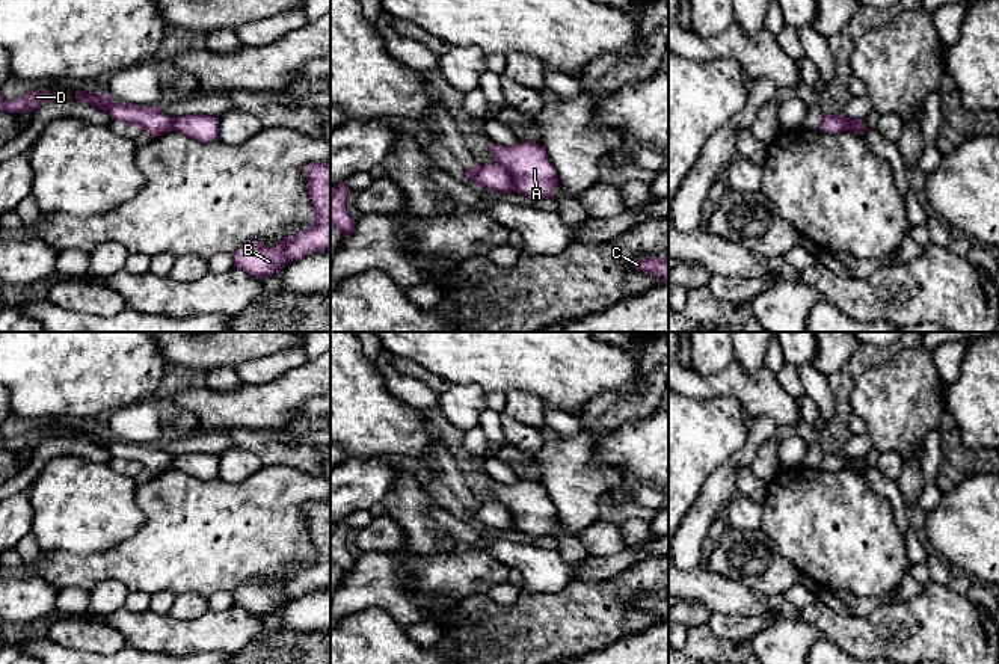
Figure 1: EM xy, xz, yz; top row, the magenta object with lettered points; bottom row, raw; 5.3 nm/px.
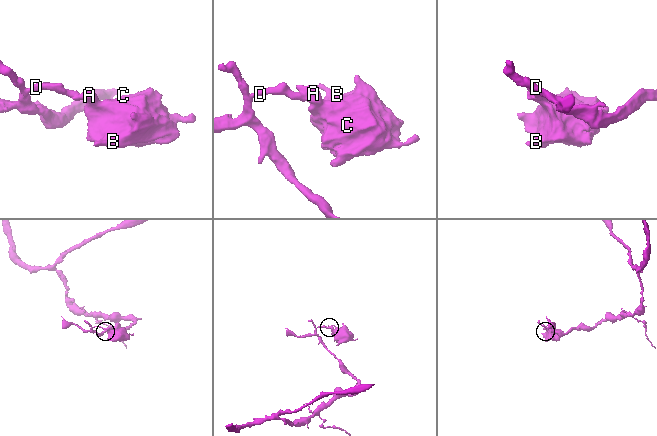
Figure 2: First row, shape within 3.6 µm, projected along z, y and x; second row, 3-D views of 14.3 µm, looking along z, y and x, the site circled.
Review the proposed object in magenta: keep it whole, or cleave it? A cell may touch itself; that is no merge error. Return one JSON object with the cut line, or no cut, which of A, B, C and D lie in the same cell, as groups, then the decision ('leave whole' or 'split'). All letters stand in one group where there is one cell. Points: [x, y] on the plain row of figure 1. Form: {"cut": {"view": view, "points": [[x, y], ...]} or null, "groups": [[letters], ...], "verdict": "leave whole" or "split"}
{"cut": {"view": "xz", "points": [[497, 500], [509, 510], [513, 527]]}, "groups": [["A", "B", "C"], ["D"]], "verdict": "split"}

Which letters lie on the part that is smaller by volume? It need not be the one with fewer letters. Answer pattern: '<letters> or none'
A, B, C

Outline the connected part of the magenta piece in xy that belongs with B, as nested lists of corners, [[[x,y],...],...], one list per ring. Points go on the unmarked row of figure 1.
[[[330,500],[306,503],[303,513],[315,549],[314,563],[278,579],[275,587],[263,579],[244,581],[232,592],[234,605],[263,619],[294,598],[330,587]]]

